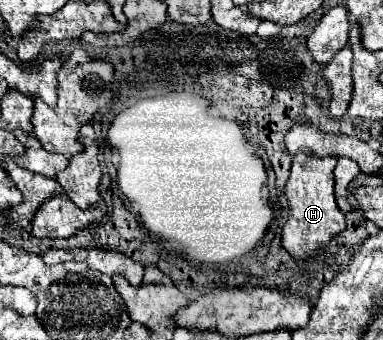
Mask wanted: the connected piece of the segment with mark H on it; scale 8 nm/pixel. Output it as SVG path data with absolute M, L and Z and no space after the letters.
M310 149L292 155L290 177L284 193L288 199L288 221L282 227L282 247L290 255L304 259L324 247L334 235L344 231L344 215L334 201L334 167L338 157L318 157Z

